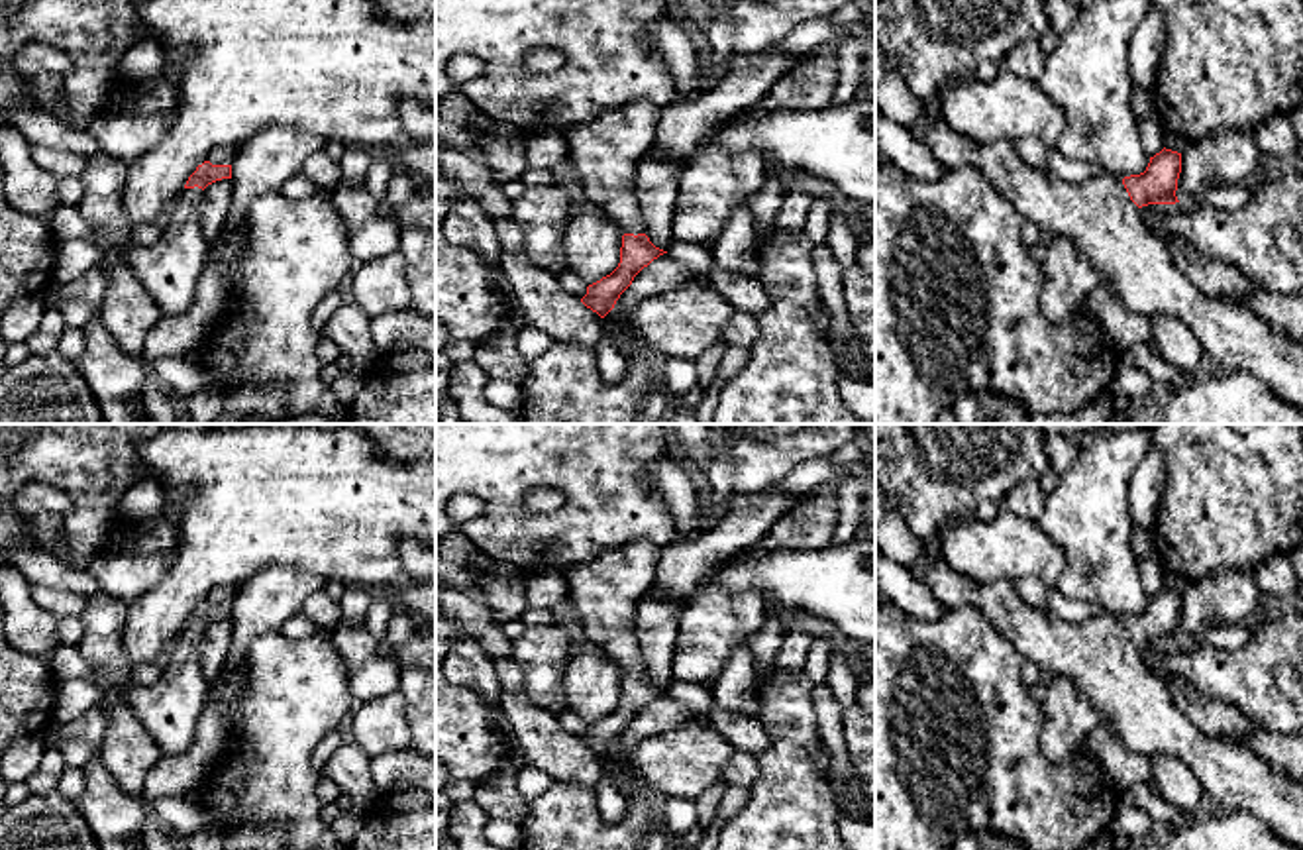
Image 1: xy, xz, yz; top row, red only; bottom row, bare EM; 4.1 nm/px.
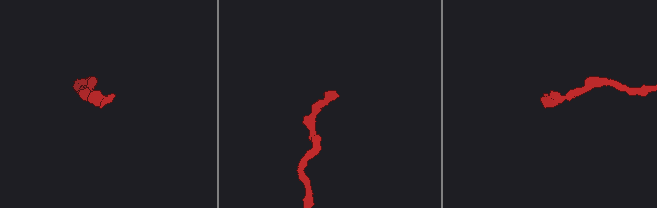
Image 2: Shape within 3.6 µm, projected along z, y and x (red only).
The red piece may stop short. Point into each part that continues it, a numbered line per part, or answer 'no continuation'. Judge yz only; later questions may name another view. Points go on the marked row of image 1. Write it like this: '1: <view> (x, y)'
1: yz (1097, 214)

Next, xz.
1: xz (605, 152)

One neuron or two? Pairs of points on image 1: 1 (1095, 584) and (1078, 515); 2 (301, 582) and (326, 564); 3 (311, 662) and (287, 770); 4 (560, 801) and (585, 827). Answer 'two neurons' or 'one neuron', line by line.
1: one neuron
2: two neurons
3: one neuron
4: one neuron

